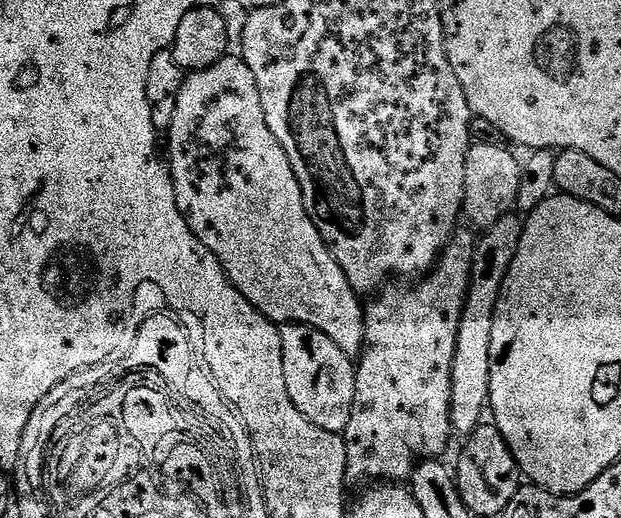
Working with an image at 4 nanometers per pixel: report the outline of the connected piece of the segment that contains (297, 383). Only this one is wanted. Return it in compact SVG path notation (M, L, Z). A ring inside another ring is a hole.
M285 324L280 328L282 338L282 371L286 373L286 390L290 390L290 398L294 406L314 426L327 432L342 434L350 422L352 407L356 401L356 364L353 357L342 354L326 334L314 330L305 324Z

